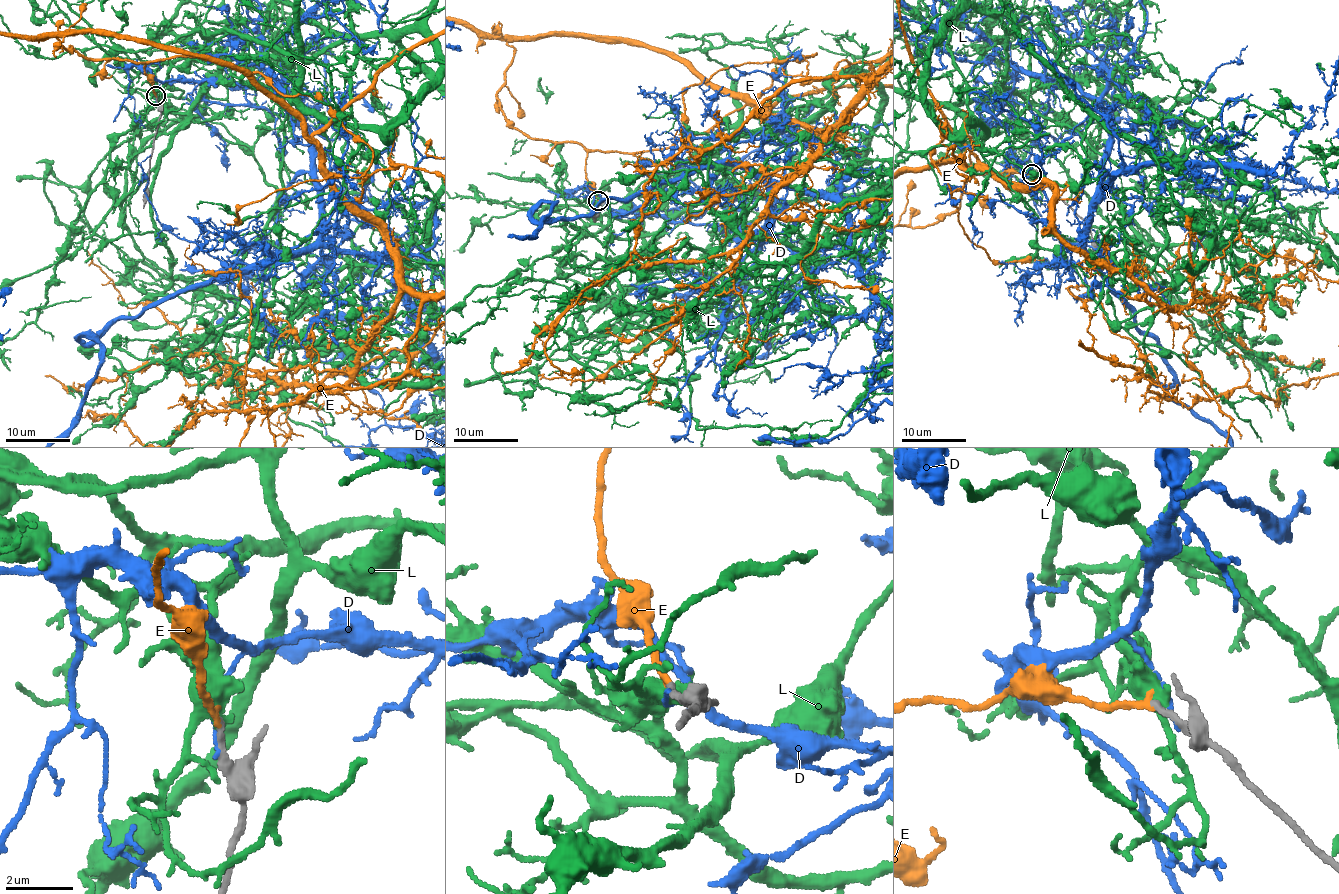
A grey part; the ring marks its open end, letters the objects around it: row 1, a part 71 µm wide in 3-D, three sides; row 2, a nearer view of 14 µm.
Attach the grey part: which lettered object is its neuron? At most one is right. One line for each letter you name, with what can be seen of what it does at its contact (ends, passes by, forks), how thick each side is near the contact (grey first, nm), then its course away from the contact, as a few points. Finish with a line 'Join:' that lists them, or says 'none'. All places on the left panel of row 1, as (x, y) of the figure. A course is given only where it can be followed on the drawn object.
E: it ends | 190/190 nm
Join: E

